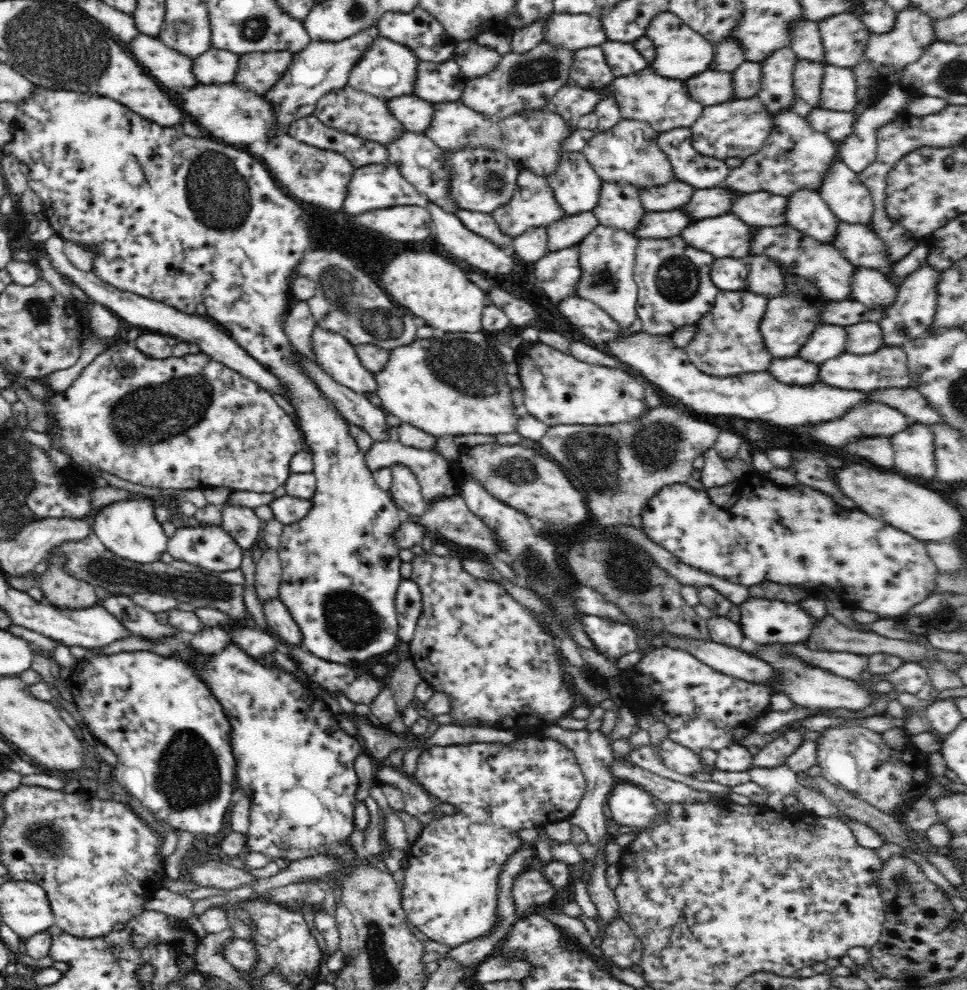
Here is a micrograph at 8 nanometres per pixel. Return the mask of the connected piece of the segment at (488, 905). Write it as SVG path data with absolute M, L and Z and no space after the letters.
M526 733L524 737L519 737L516 742L510 744L500 744L499 742L480 742L472 744L451 744L450 746L434 745L424 749L417 760L415 779L420 783L430 797L437 800L438 803L452 804L458 812L452 815L443 815L430 821L420 833L419 837L411 845L406 856L408 867L405 870L405 879L402 891L402 907L406 911L406 916L410 919L413 926L422 931L429 939L433 939L440 944L446 944L450 948L456 945L468 942L472 939L478 939L482 936L488 936L497 923L498 901L498 880L502 866L506 864L508 858L520 850L523 845L518 832L524 829L531 829L539 825L552 824L567 820L569 816L578 808L579 802L586 792L586 779L579 767L577 758L573 752L560 744L557 740L552 740L543 734Z

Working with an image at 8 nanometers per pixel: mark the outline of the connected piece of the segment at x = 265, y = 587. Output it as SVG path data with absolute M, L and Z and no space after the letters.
M259 547L259 558L255 568L255 591L264 604L270 598L278 598L282 565L277 550Z

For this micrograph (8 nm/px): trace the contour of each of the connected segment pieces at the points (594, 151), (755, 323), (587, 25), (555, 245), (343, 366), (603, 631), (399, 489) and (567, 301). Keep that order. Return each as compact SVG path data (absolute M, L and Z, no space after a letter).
M620 119L612 128L596 132L584 146L582 154L603 182L626 183L638 190L665 186L675 180L675 174L666 151L658 147L656 138L658 132L650 123Z
M747 288L737 291L720 291L716 295L712 311L696 322L694 338L683 348L687 357L702 372L719 377L768 371L773 356L768 351L768 347L765 346L762 333L760 332L760 320L762 320L766 313L767 305L768 298L749 291Z
M554 13L546 20L544 41L576 51L608 41L598 15Z
M592 211L582 212L576 216L565 216L555 223L548 224L548 252L560 251L579 245L592 230L599 225Z
M316 326L311 345L315 361L337 383L360 394L375 393L375 373L364 368L350 341L336 332Z
M580 614L580 624L588 638L593 642L593 646L600 651L608 661L618 661L625 654L638 650L637 630L630 625L624 623L616 623L606 620L600 616Z
M394 464L392 471L392 484L389 492L392 492L395 504L403 508L409 515L422 516L426 510L426 502L421 493L421 486L410 468L402 464Z
M568 296L560 302L560 312L595 345L603 347L614 338L622 338L630 333L640 331L638 324L626 329L620 327L602 308L594 302L578 296Z

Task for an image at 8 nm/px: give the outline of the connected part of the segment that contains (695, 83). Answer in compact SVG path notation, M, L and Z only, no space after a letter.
M708 69L684 80L692 98L700 104L714 106L734 100L734 77L728 72Z

